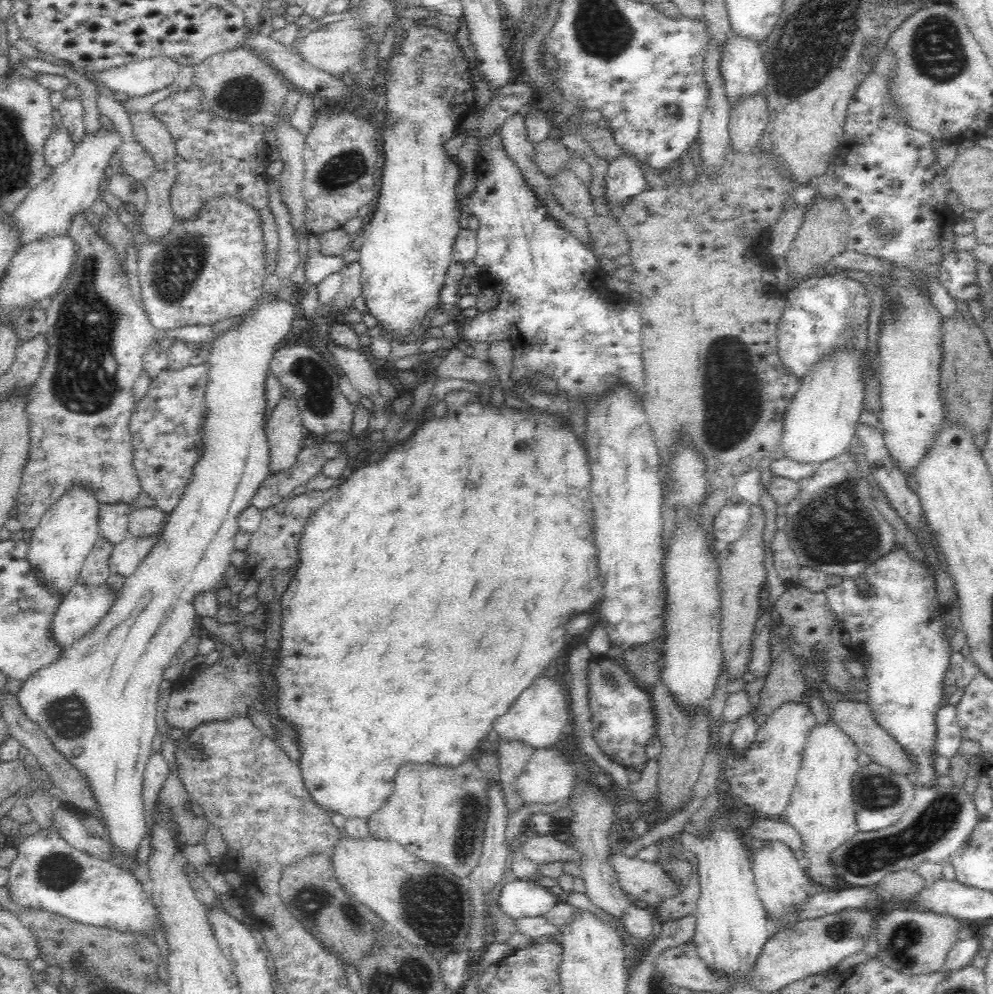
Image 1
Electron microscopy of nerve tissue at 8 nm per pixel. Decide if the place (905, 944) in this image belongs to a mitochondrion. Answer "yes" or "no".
yes

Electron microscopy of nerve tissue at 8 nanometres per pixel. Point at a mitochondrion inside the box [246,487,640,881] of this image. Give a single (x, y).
(468, 815)

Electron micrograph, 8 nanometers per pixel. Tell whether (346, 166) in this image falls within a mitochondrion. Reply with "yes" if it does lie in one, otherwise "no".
yes

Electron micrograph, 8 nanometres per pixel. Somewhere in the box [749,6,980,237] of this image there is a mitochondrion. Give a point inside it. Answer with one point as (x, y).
(938, 53)

